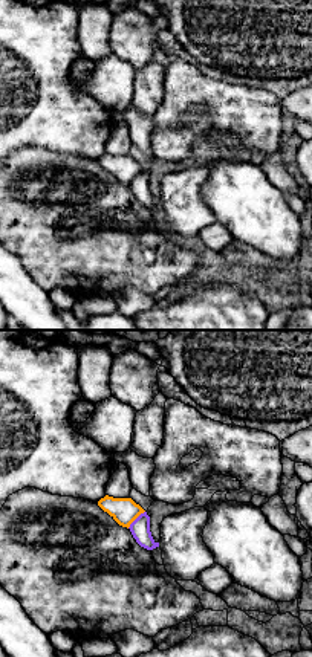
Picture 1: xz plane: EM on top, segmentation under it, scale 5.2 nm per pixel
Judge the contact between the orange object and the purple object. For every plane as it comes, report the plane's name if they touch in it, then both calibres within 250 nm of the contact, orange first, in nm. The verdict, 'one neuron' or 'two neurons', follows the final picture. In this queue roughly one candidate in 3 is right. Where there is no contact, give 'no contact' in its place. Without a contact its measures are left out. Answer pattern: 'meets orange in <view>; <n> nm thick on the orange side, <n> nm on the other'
meets orange in xz; 140 nm thick on the orange side, 100 nm on the other

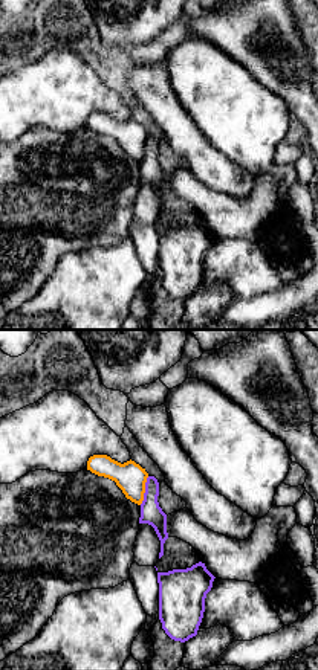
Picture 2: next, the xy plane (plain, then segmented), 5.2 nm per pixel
meets orange in xy; 160 nm thick on the orange side, 110 nm on the other

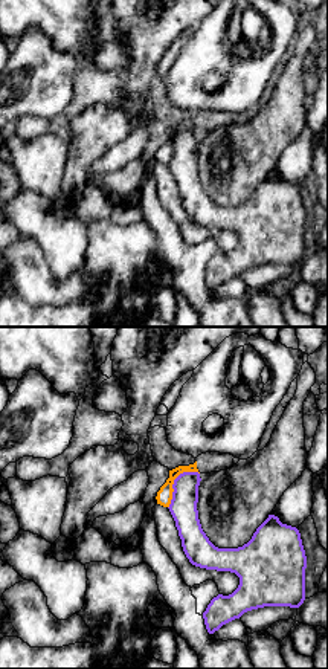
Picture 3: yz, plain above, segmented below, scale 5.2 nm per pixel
meets orange in yz; 80 nm thick on the orange side, 140 nm on the other

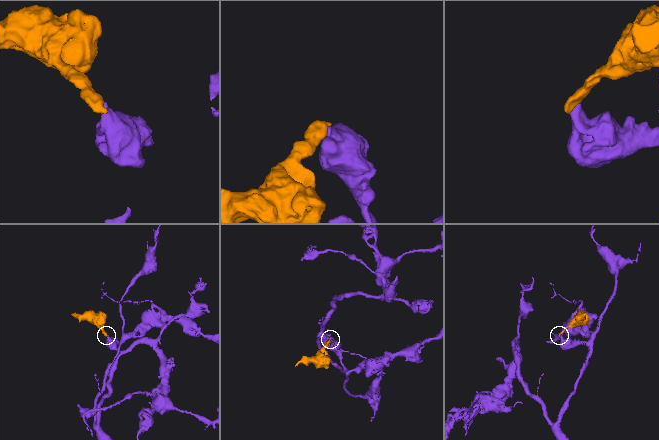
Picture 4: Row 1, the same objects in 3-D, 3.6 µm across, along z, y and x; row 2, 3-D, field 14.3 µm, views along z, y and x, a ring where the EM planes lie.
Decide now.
two neurons

